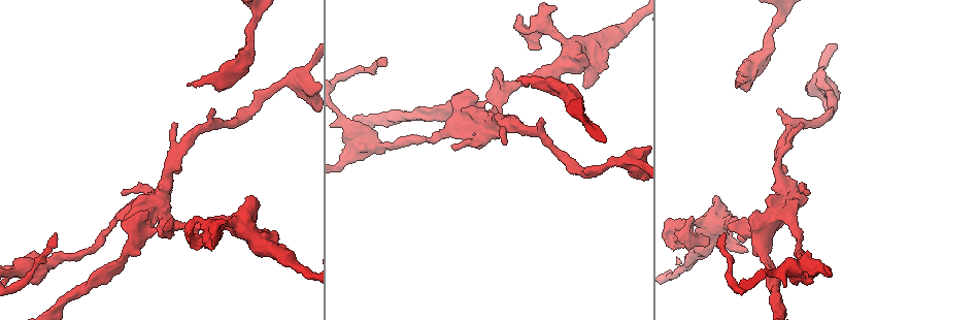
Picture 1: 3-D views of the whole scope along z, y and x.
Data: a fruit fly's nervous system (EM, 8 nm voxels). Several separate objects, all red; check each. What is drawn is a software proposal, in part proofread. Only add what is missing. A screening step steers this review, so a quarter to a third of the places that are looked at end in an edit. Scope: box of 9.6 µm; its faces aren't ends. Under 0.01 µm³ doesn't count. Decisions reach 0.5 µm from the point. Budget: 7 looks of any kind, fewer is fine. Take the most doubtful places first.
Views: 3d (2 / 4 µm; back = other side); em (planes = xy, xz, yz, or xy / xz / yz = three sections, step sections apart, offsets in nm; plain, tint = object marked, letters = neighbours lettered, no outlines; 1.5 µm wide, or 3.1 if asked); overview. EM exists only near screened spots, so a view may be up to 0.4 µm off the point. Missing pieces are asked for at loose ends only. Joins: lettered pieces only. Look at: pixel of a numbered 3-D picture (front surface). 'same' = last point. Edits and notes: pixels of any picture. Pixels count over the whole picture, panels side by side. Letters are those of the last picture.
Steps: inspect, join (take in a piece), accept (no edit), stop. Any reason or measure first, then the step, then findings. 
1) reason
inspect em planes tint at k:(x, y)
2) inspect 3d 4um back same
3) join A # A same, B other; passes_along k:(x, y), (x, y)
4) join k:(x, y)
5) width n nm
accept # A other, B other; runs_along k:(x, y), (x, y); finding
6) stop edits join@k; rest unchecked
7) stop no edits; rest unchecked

inspect em planes tint at 1:(188, 83)

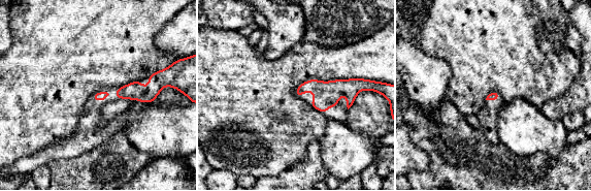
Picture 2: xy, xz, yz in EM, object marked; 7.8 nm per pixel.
inspect em planes letters same

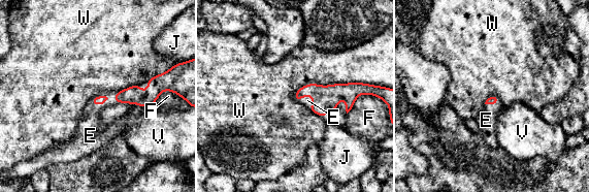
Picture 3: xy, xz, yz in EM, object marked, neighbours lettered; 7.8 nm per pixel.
join E # E same, F other, J other, V other, W other; it goes on there

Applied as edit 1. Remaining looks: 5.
end of a long branch
inspect em planes letters at 1:(723, 234)

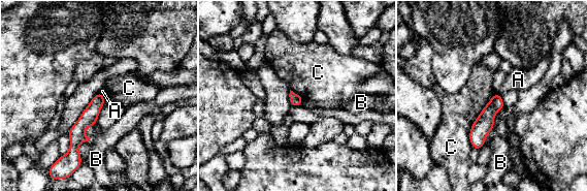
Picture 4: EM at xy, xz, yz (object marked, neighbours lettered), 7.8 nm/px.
accept # A other, B other, C other; border 4:(495, 92), (471, 125), (471, 147); none of them fits

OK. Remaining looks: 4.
free end
inspect 3d 4um back at 1:(175, 124)

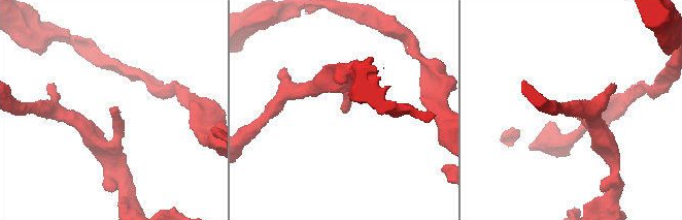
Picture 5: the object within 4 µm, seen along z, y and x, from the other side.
need the tissue
inspect em xy step 8 letters at 5:(343, 110)

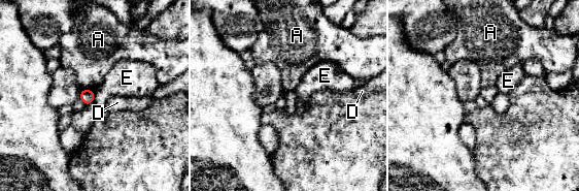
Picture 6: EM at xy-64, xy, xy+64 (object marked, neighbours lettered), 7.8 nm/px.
cut it another way
inspect em planes letters same

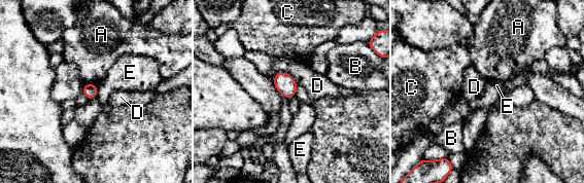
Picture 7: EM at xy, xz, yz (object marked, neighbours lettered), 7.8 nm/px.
width 110 nm
accept # A other, B other, C other, D other, E other; no lettered piece goes on from it

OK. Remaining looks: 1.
stop edits join@3; rest unchecked

